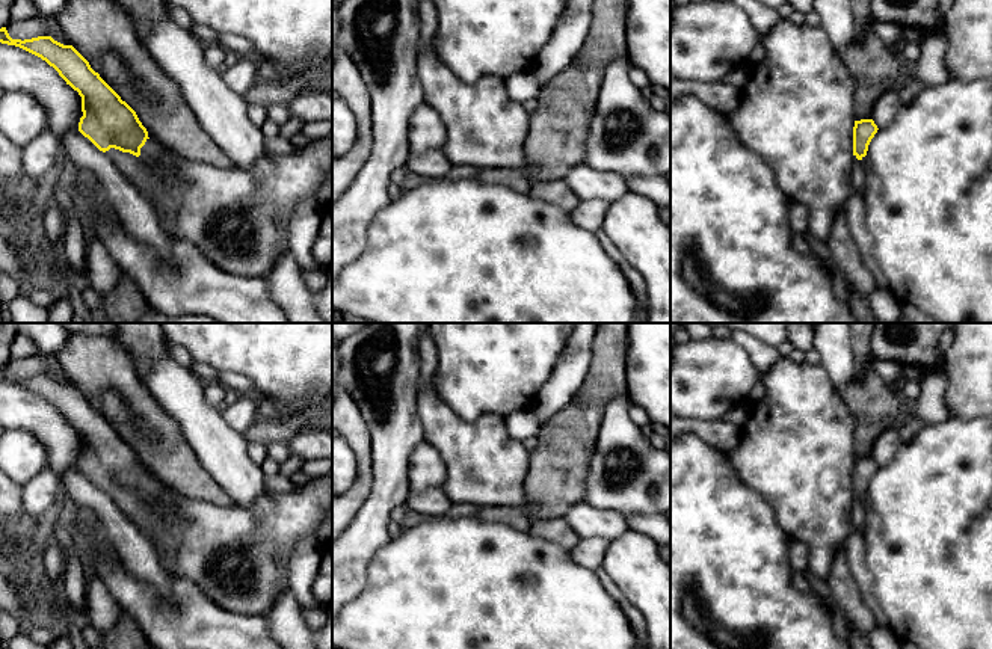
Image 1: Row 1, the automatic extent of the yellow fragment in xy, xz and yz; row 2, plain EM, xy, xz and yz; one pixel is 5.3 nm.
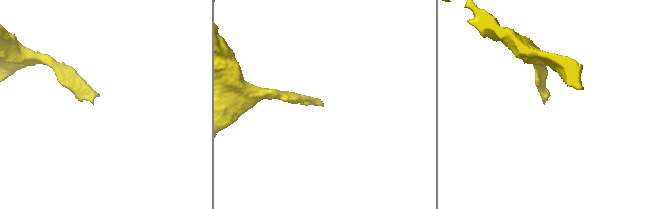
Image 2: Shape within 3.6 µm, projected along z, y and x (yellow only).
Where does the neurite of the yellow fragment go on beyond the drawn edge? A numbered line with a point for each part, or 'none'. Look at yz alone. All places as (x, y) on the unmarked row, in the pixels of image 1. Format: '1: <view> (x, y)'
1: yz (858, 509)

